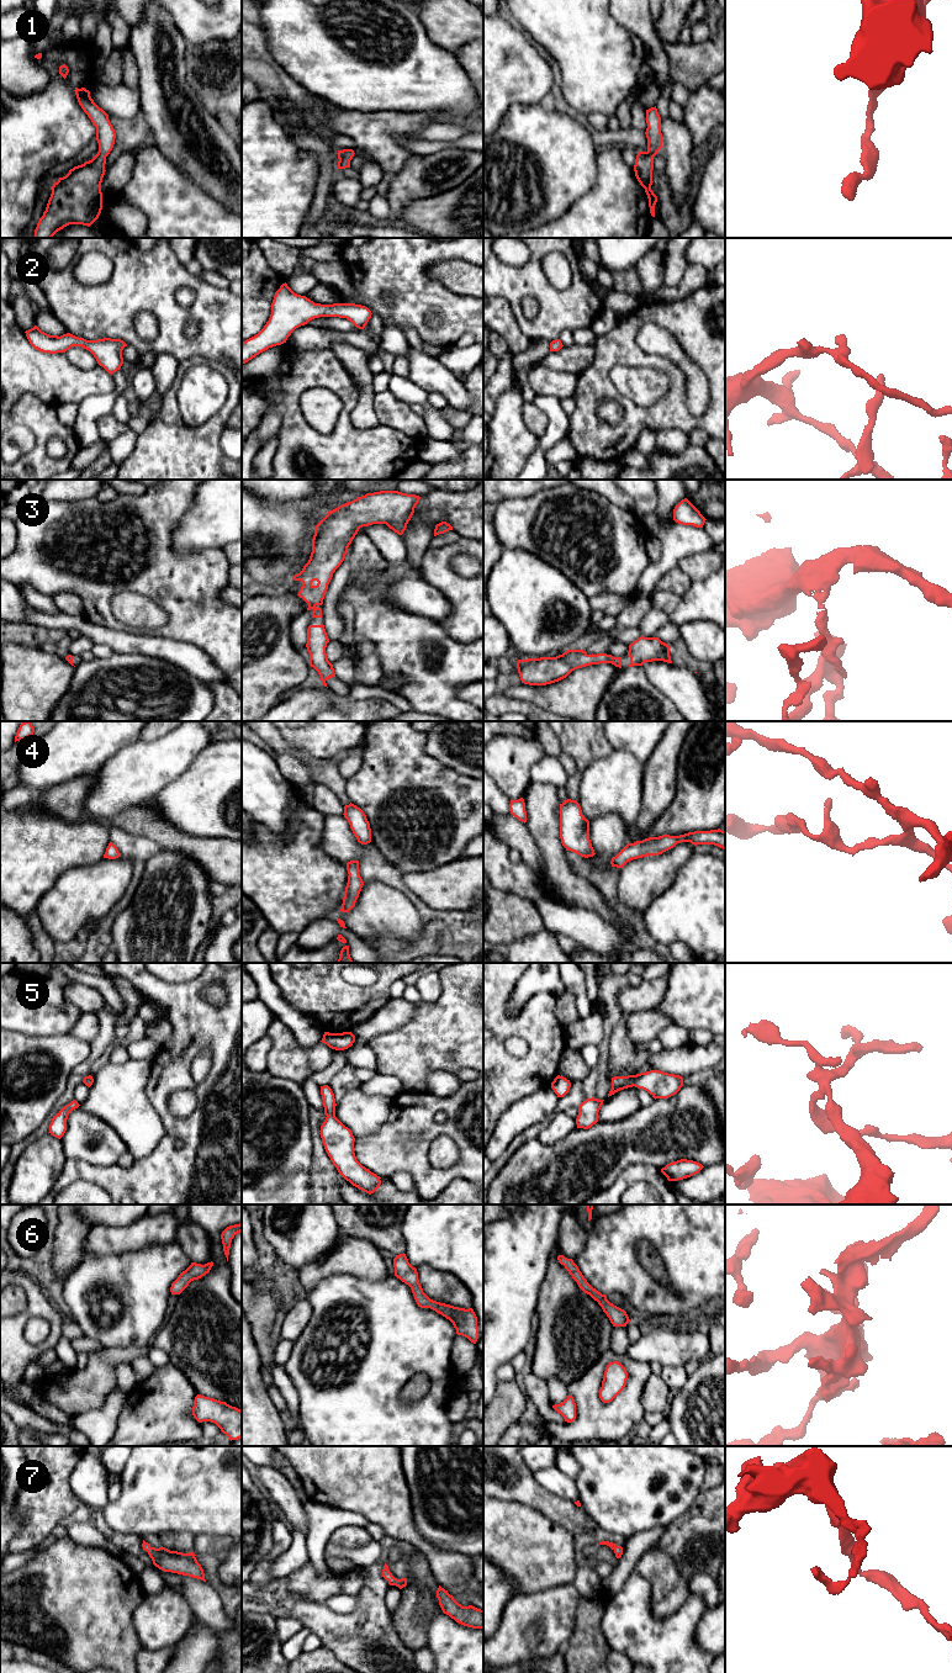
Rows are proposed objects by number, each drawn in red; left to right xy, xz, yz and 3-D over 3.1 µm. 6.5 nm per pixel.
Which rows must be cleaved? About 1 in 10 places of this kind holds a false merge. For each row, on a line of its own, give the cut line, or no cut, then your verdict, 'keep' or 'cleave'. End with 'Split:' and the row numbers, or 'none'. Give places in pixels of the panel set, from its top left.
1: cut none; keep
2: cut none; keep
3: cut none; keep
4: cut none; keep
5: cut none; keep
6: cut none; keep
7: cut none; keep
Split: none

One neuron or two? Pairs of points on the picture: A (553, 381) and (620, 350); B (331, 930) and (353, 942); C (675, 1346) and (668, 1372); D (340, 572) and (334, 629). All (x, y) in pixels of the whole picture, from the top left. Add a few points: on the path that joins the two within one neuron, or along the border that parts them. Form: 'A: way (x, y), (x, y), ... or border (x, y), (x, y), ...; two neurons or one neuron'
A: border (576, 375), (576, 390), (572, 395); two neurons
B: way (337, 930), (343, 931), (348, 936); one neuron
C: border (662, 1365), (683, 1366); two neurons
D: way (336, 586), (331, 597), (331, 615); one neuron

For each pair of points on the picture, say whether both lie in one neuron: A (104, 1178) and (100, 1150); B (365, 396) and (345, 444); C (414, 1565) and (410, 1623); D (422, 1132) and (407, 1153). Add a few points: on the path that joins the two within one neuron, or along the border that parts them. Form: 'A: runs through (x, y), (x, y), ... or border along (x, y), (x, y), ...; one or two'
A: border along (74, 1158), (95, 1165), (116, 1164); two
B: border along (358, 396), (352, 422), (358, 427), (376, 427); two
C: runs through (417, 1579), (416, 1608); one
D: runs through (417, 1137), (407, 1148); one

